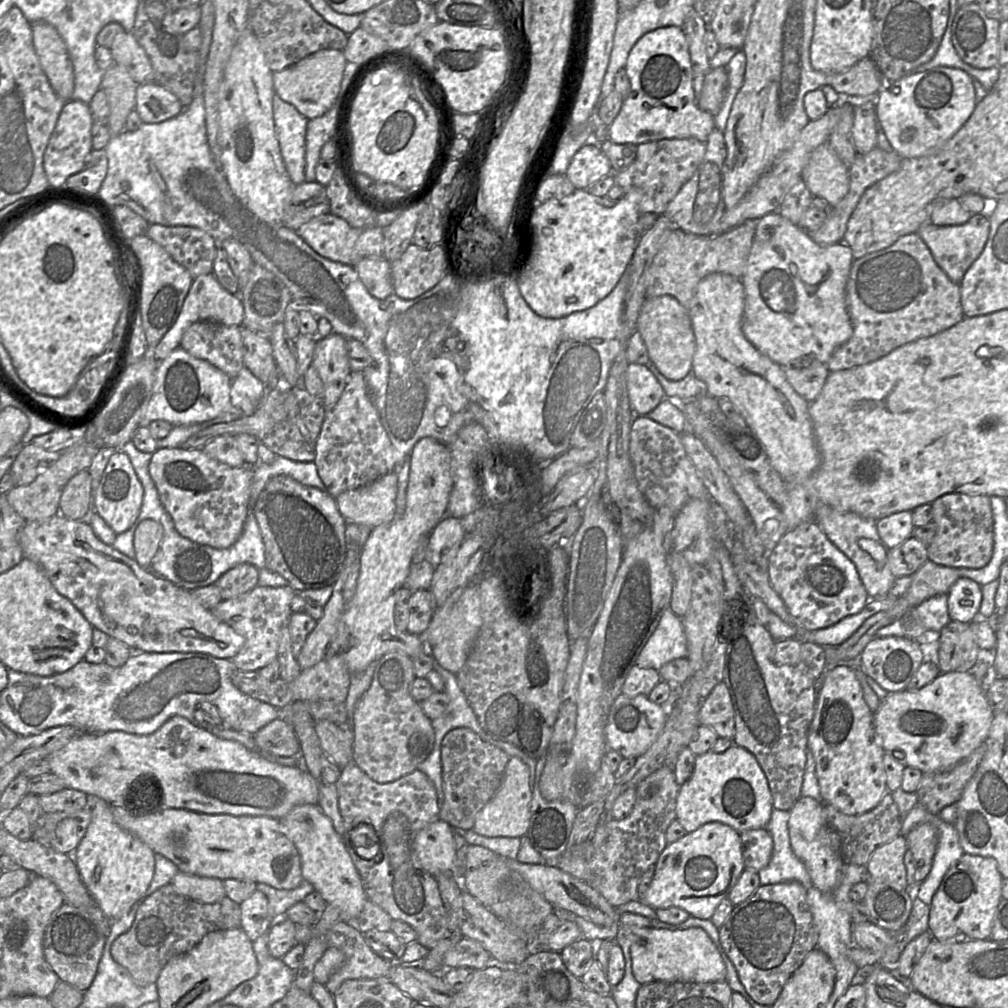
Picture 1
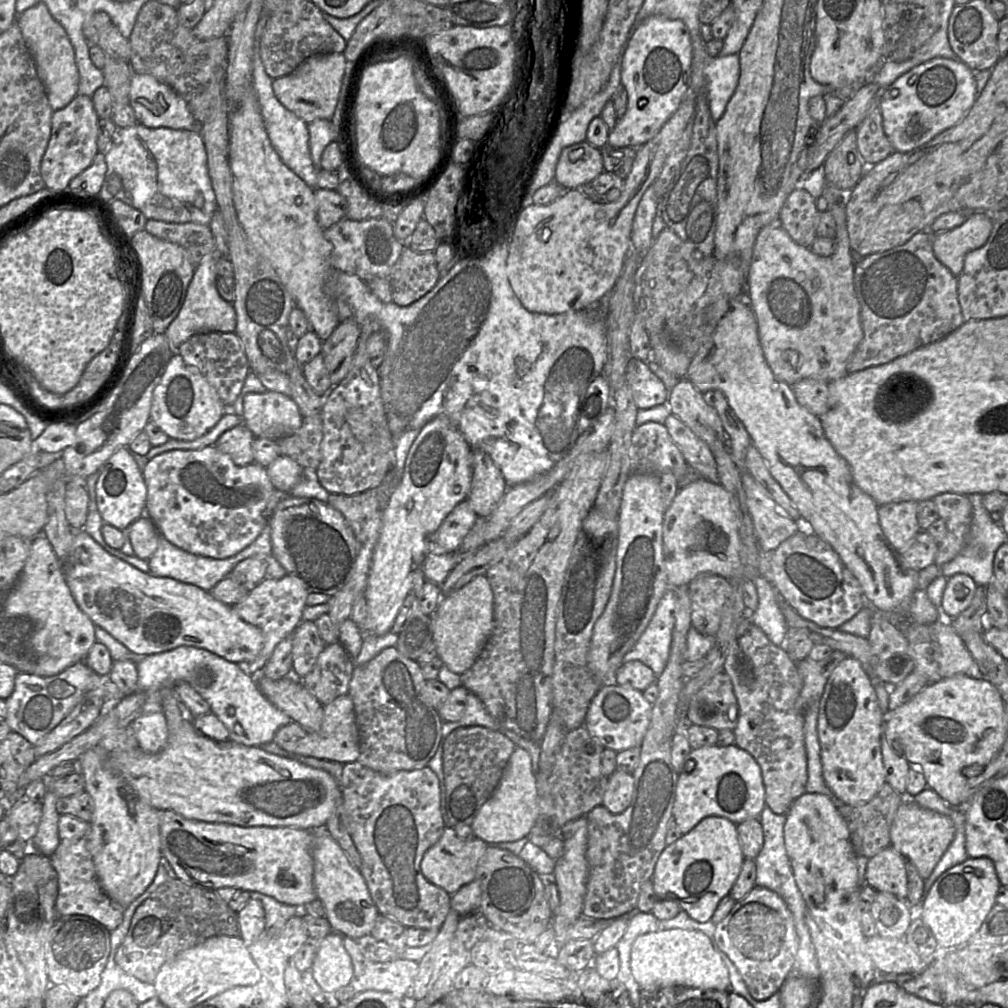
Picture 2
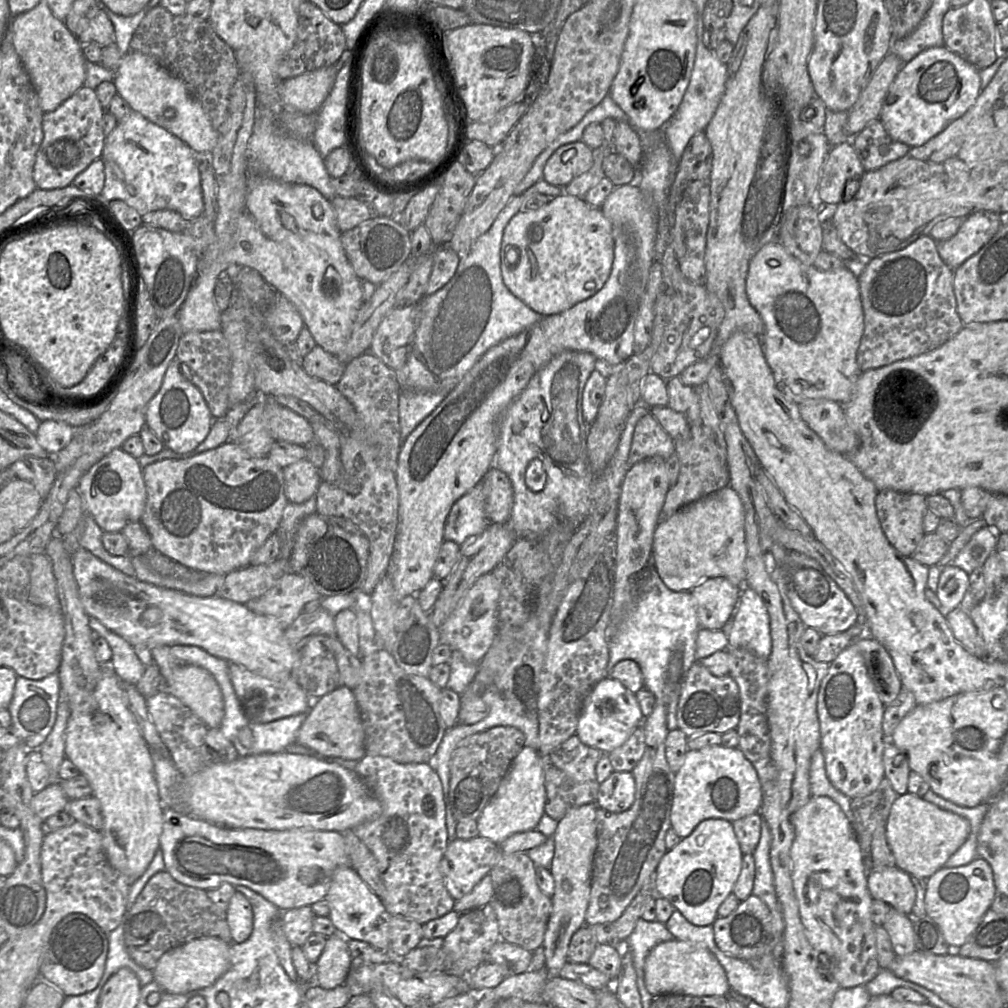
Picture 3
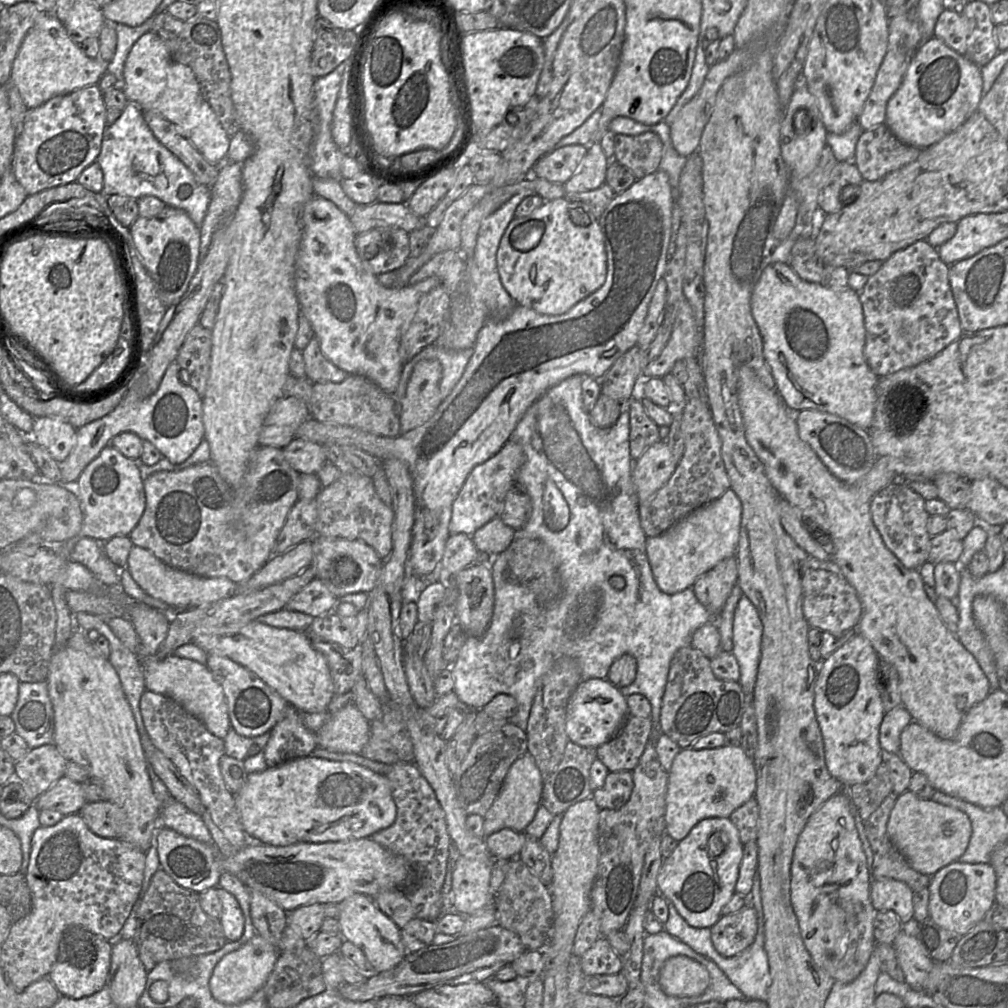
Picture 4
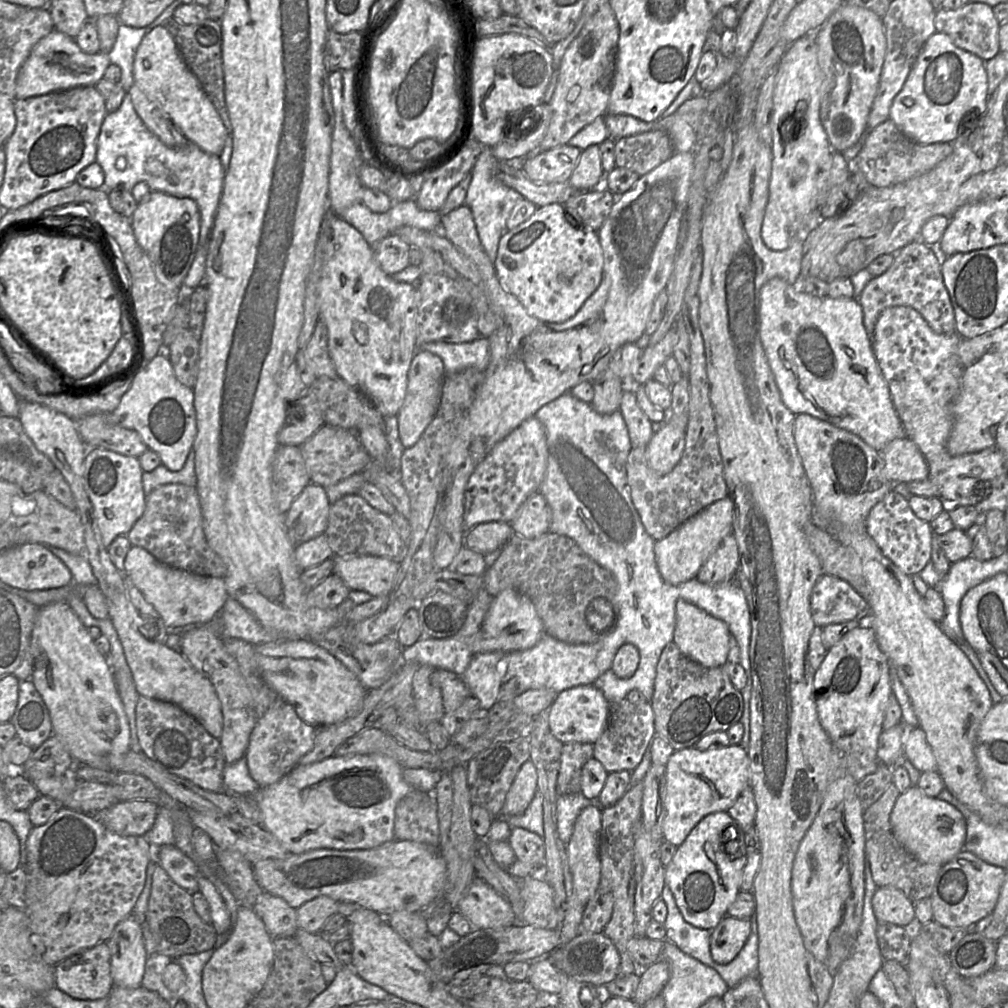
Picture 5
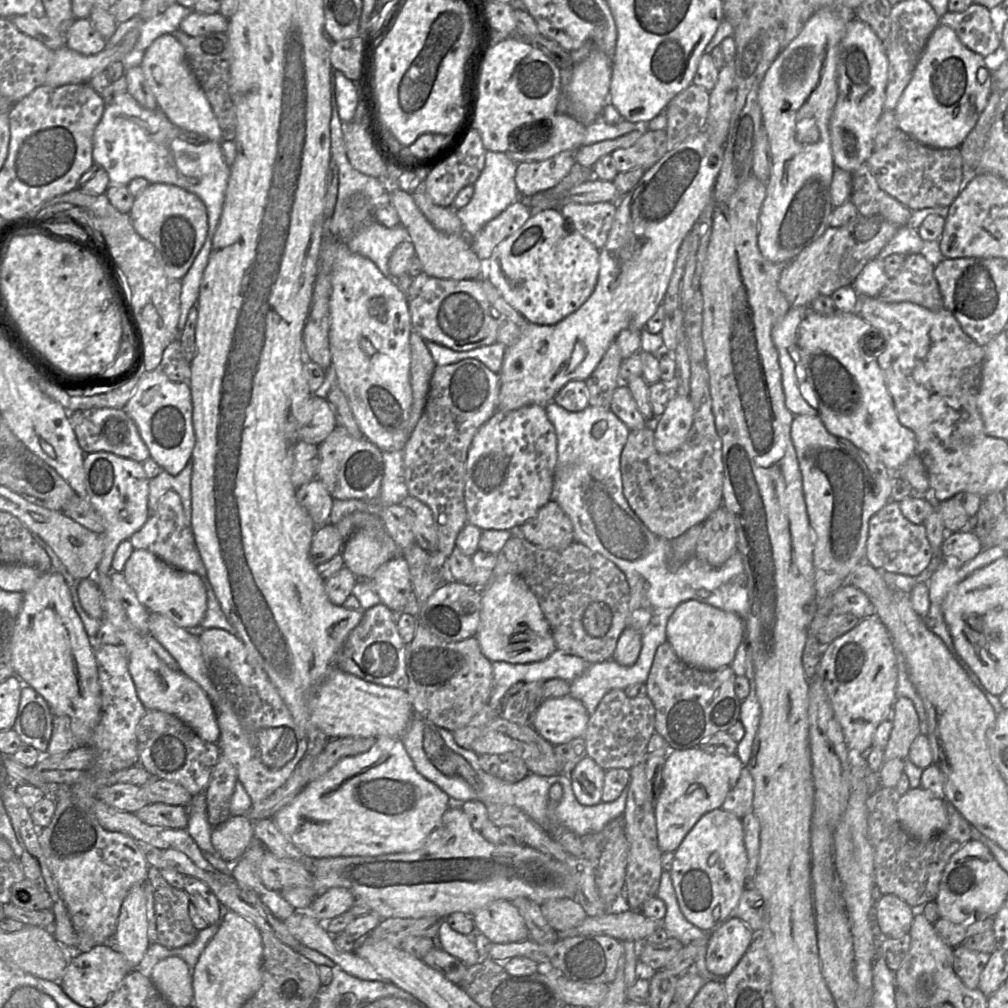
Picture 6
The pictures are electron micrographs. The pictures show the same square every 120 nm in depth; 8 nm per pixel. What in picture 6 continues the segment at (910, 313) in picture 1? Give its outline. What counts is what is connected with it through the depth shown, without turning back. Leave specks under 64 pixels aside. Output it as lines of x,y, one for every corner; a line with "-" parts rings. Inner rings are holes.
922,253
905,256
905,261
896,276
889,279
886,286
876,296
884,302
911,302
932,311
944,307
937,281
934,277
934,266

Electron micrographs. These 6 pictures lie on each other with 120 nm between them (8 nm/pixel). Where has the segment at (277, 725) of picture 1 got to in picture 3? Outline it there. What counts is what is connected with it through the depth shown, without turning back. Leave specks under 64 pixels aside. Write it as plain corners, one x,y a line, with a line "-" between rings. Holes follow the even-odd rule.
339,686
314,702
301,725
296,742
328,758
360,760
366,755
366,734
353,691

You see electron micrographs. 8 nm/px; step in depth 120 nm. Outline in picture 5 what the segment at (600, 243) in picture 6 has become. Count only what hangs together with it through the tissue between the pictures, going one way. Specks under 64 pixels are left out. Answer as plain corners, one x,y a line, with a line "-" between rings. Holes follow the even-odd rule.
603,185
599,188
579,191
564,204
564,211
569,212
584,227
598,232
608,217
616,196

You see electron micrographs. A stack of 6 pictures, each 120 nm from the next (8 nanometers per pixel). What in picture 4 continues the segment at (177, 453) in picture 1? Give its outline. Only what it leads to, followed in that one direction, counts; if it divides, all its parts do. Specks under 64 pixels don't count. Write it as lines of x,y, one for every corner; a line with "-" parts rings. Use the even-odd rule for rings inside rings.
258,446
252,453
244,478
244,510
238,522
231,520
233,493
211,462
203,462
184,470
159,471
144,482
145,510
129,535
134,546
151,551
165,564
202,577
226,577
241,584
256,573
272,556
274,542
287,515
299,499
299,475
286,460
283,450

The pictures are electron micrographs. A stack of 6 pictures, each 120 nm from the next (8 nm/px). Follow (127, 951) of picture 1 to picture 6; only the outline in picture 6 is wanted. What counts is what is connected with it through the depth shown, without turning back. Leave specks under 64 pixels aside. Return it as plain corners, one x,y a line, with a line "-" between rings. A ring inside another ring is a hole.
149,867
147,879
153,889
157,942
169,949
193,943
198,930
189,917
189,896
171,886
156,867

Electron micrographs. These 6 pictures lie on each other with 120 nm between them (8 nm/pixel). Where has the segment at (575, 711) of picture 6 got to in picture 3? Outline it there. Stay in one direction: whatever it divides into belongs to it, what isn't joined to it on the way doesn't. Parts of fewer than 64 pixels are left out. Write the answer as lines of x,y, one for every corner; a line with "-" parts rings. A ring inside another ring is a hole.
605,677
599,681
585,698
575,735
587,746
608,754
618,748
642,725
644,716
635,694
620,681

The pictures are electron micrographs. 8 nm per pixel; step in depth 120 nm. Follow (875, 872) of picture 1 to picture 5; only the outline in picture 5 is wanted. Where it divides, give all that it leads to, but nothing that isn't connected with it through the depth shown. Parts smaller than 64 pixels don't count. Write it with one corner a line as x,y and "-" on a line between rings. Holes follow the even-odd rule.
878,887
872,898
872,907
878,923
905,928
915,926
915,903
899,889

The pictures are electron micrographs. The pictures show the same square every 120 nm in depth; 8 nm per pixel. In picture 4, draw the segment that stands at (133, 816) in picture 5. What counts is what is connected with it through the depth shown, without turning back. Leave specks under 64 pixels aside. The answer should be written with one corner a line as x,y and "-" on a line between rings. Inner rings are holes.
107,800
87,802
78,814
92,832
103,838
119,838
128,830
123,810

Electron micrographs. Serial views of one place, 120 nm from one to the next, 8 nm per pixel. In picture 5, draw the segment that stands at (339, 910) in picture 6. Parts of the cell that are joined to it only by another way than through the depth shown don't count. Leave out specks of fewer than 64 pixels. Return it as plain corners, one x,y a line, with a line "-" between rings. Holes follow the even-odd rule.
320,896
304,903
297,912
297,924
310,934
322,931
325,922
338,911
338,902
327,896

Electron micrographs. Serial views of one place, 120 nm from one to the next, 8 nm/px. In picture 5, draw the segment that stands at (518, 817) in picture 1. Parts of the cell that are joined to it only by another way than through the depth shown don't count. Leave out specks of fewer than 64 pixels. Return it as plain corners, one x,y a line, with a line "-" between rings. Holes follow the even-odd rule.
529,759
520,767
509,791
506,794
501,814
522,814
531,803
537,791
537,772

